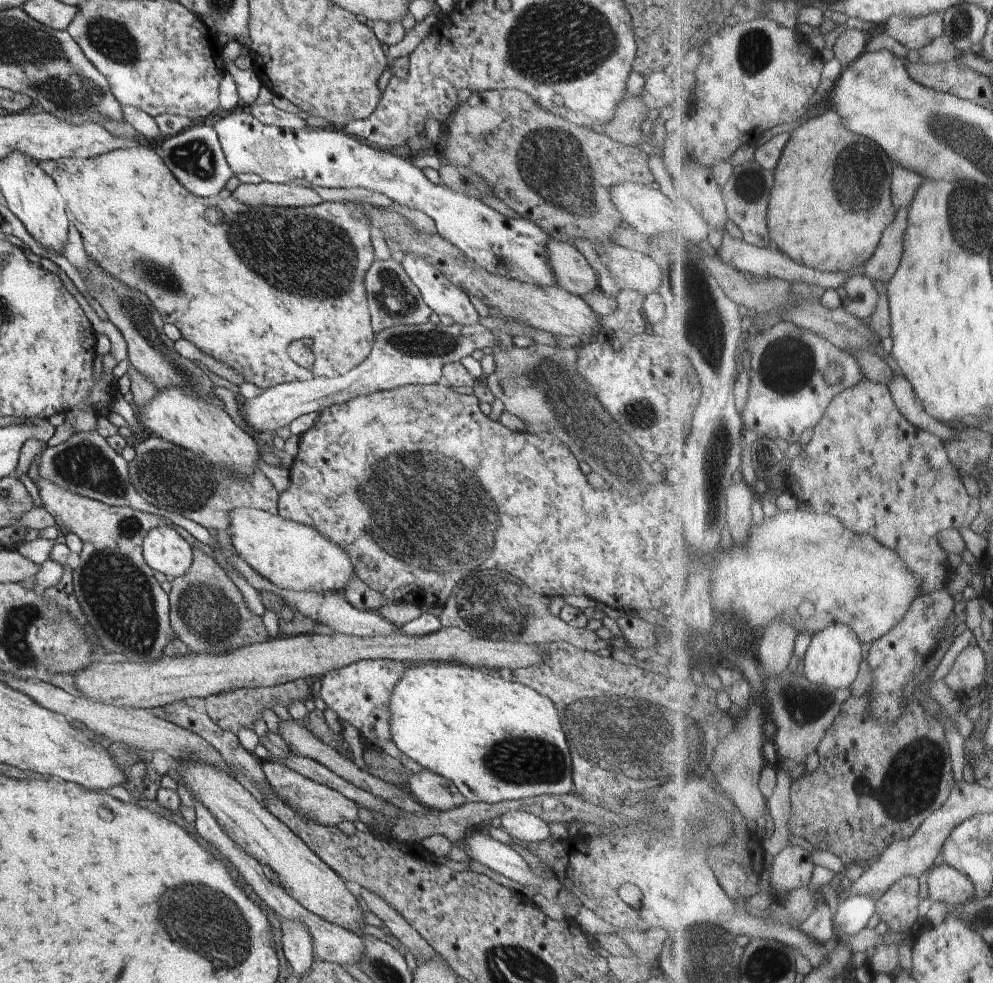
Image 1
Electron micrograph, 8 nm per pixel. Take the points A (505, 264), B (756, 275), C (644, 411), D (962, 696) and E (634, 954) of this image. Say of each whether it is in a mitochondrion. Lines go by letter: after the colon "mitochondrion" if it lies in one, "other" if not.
A: mitochondrion
B: other
C: mitochondrion
D: other
E: other

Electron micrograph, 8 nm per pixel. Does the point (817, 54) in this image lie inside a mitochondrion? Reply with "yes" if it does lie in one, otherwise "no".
no

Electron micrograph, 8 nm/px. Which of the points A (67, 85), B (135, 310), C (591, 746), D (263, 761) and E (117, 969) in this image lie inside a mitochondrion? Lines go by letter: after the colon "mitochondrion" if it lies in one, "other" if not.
A: mitochondrion
B: mitochondrion
C: mitochondrion
D: other
E: other

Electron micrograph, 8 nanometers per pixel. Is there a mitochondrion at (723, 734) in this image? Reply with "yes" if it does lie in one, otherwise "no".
no

